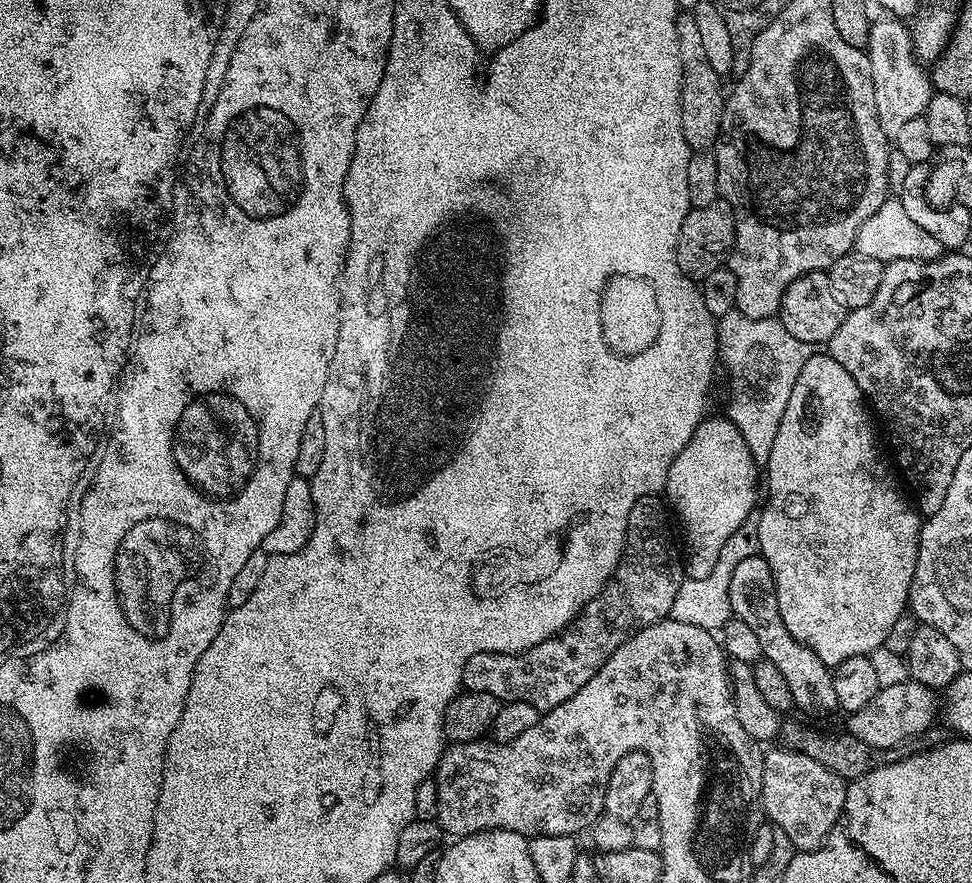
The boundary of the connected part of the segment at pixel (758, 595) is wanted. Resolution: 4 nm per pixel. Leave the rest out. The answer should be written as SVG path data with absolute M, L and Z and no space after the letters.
M757 554L738 562L731 578L730 588L733 615L745 622L755 633L760 643L761 657L773 662L781 671L782 678L785 678L786 686L790 689L793 707L810 716L835 713L838 710L838 697L835 696L831 669L786 630L781 611L778 610L773 574L764 556Z

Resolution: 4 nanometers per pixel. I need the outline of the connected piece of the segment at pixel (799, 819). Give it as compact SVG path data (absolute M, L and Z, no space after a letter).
M783 747L763 753L762 812L767 819L769 816L773 820L771 823L775 827L782 829L786 838L790 838L797 852L813 852L824 843L840 817L848 793L846 781L805 752Z

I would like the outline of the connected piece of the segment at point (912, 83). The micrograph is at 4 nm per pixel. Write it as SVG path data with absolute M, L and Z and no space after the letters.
M891 14L881 17L881 20L872 20L866 51L870 62L870 78L874 82L874 106L878 110L878 122L885 136L894 138L905 122L925 115L934 89L925 65L917 60L912 49L909 25Z

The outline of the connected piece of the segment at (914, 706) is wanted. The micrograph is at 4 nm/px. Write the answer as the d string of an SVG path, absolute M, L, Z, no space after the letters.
M910 678L895 686L880 687L878 694L874 694L874 698L870 698L870 702L862 706L862 710L851 713L847 720L847 735L858 738L858 742L866 742L866 746L877 750L896 748L899 744L922 735L938 720L938 696L933 689Z

